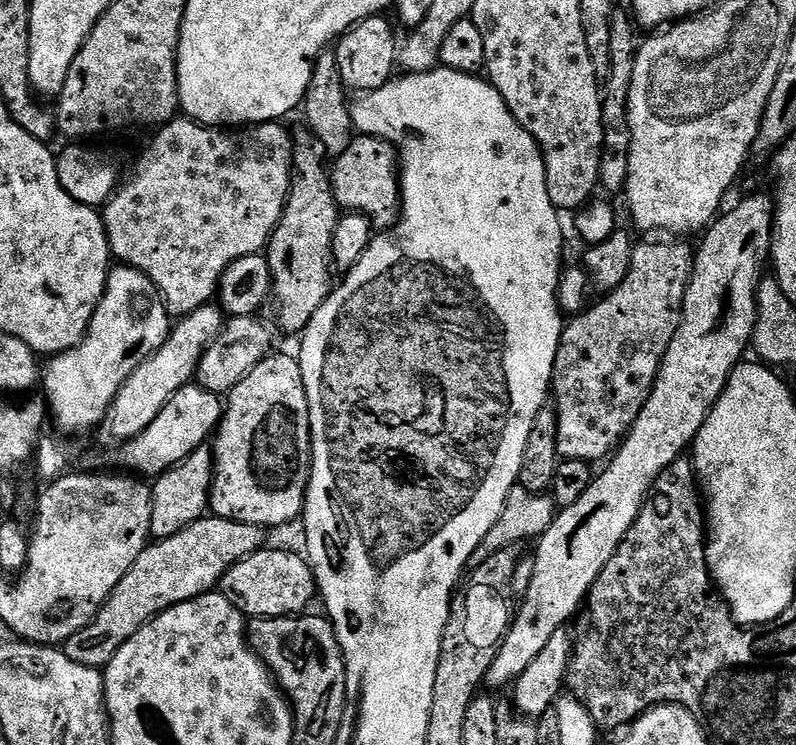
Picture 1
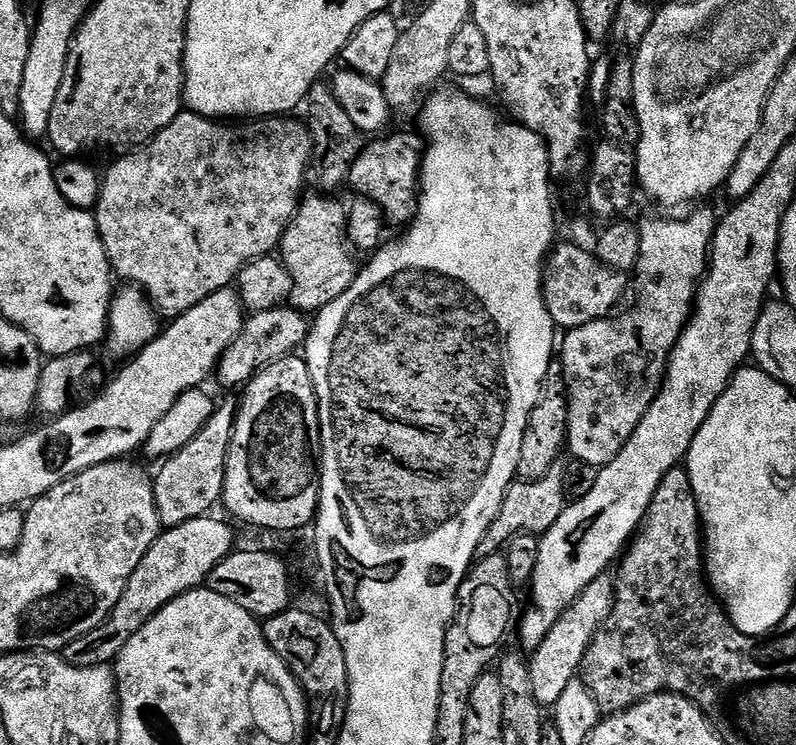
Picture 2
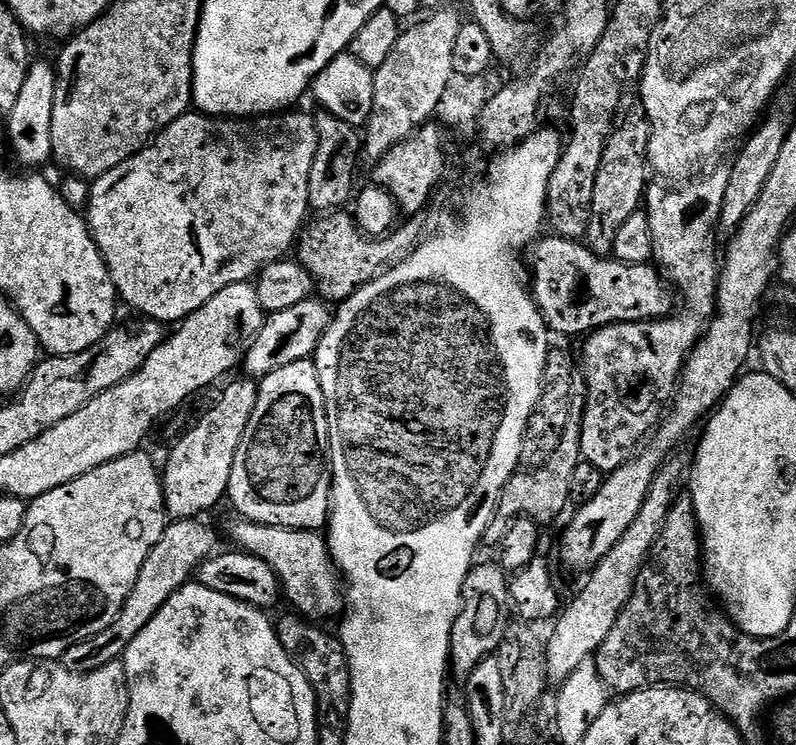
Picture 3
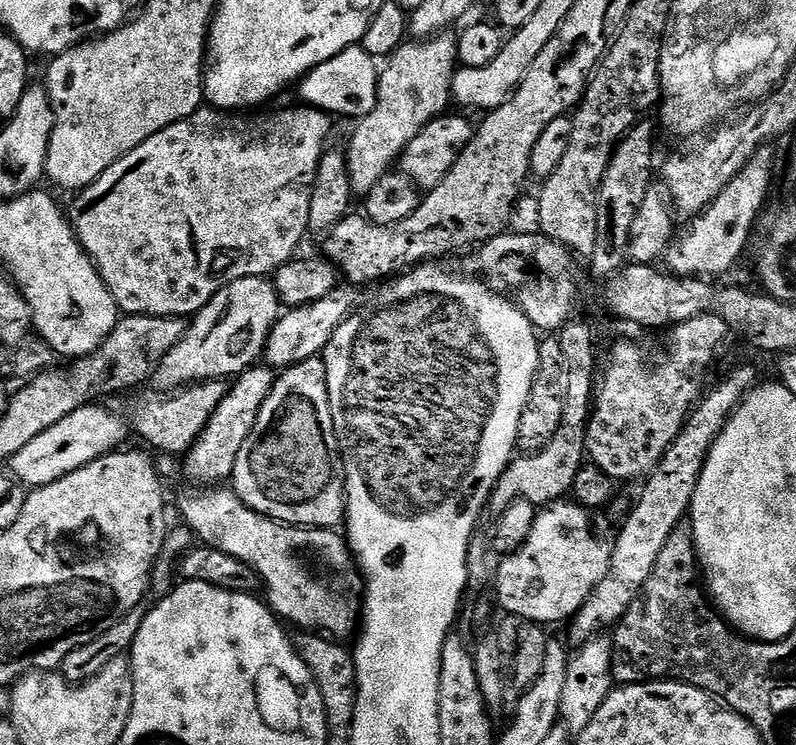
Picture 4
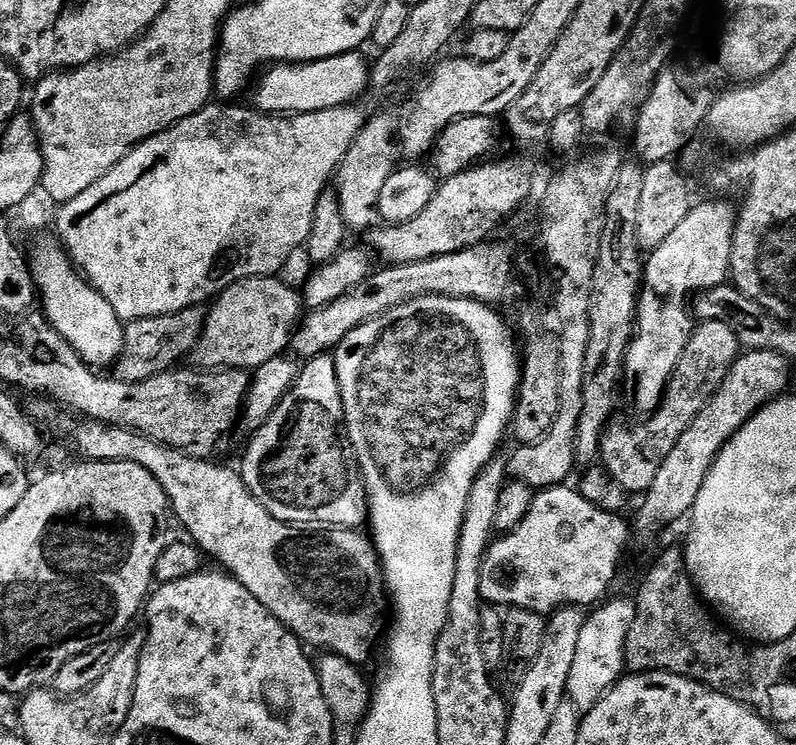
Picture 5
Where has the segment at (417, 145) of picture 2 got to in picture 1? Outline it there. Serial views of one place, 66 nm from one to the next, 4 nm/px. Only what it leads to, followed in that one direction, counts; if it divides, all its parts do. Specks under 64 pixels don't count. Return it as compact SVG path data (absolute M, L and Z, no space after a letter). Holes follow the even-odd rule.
M357 135L350 146L346 146L346 150L335 157L330 168L330 179L337 205L345 213L364 213L373 229L387 230L401 219L398 153L390 141L379 140L376 136Z

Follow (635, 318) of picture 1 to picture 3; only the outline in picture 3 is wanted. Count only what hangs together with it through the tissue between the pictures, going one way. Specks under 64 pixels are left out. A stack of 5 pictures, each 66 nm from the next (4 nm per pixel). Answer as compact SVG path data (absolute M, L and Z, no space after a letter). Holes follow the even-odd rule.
M731 167L716 168L713 172L708 172L705 176L700 176L697 180L688 180L681 188L672 188L669 192L664 192L661 196L649 195L646 200L646 213L649 220L649 228L652 231L652 257L655 267L661 276L669 284L684 291L684 296L688 299L688 308L681 307L678 314L664 317L663 320L643 320L642 322L626 322L625 324L611 324L605 328L598 328L583 341L584 344L584 364L582 360L582 379L588 386L588 397L586 398L586 407L580 416L580 455L583 459L590 461L598 470L605 474L621 468L628 460L636 455L638 449L649 439L650 433L659 425L662 419L662 413L669 403L670 397L675 393L680 383L680 373L684 371L684 363L688 361L692 348L700 341L705 328L708 327L709 320L714 315L714 301L716 299L716 286L720 278L720 268L718 267L718 248L716 252L716 228L720 224L720 215L722 206L726 198L726 186L730 182Z

